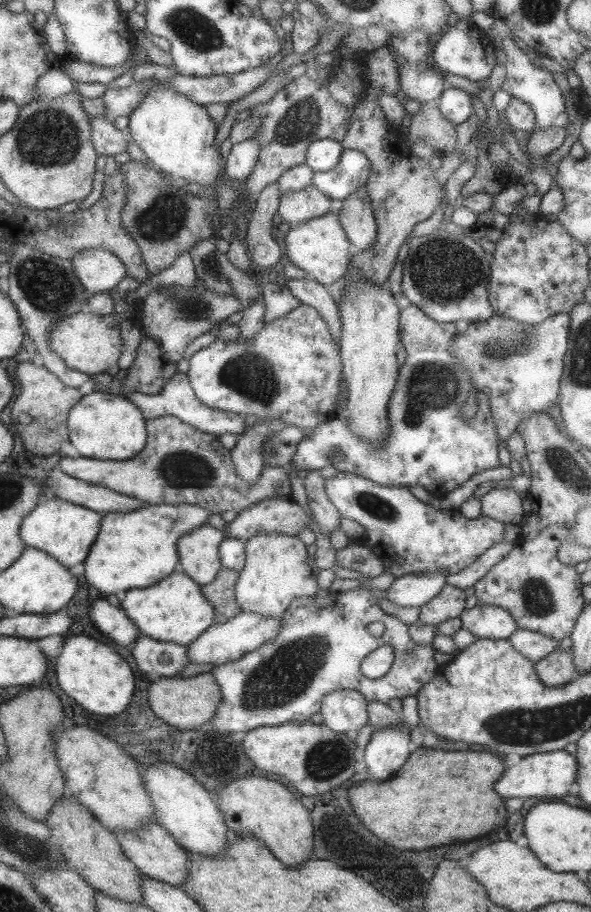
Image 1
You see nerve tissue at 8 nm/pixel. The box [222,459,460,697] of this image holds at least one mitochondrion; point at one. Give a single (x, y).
(379, 508)

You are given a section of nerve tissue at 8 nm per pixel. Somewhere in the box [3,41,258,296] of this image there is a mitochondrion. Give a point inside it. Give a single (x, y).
(48, 137)

